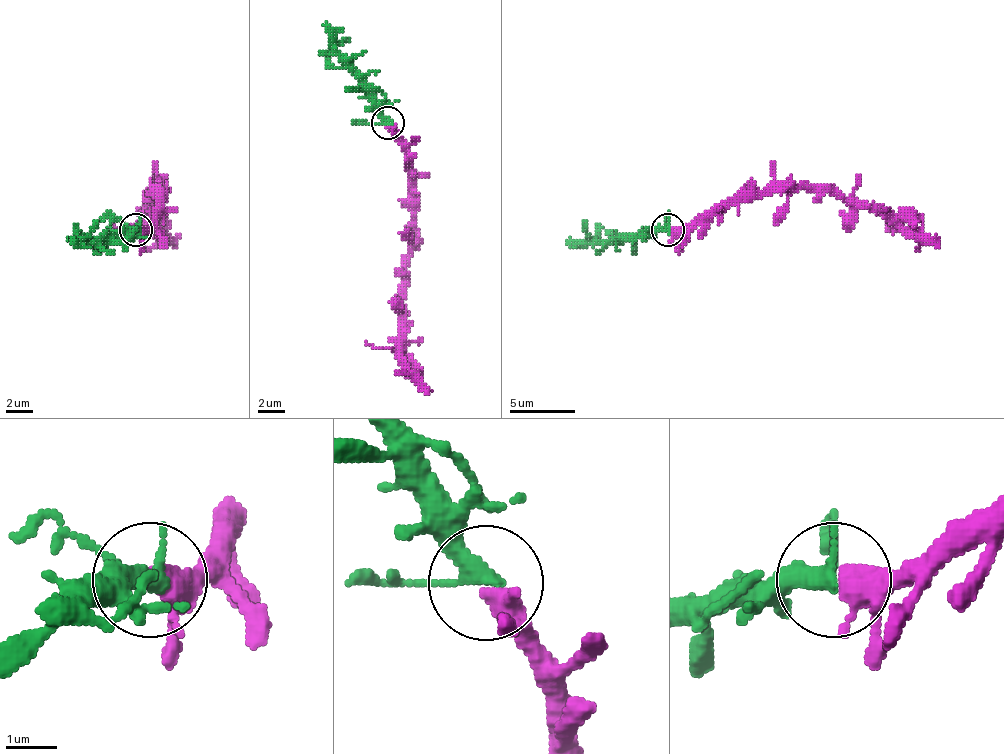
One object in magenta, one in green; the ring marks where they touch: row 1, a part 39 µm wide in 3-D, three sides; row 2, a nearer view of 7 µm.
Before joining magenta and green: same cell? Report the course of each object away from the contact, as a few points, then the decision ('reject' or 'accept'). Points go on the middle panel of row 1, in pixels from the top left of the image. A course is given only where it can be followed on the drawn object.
course magenta (389, 124), (412, 170), (412, 229), (402, 364), (428, 394); course green (389, 124), (382, 104), (339, 55), (326, 22); accept

